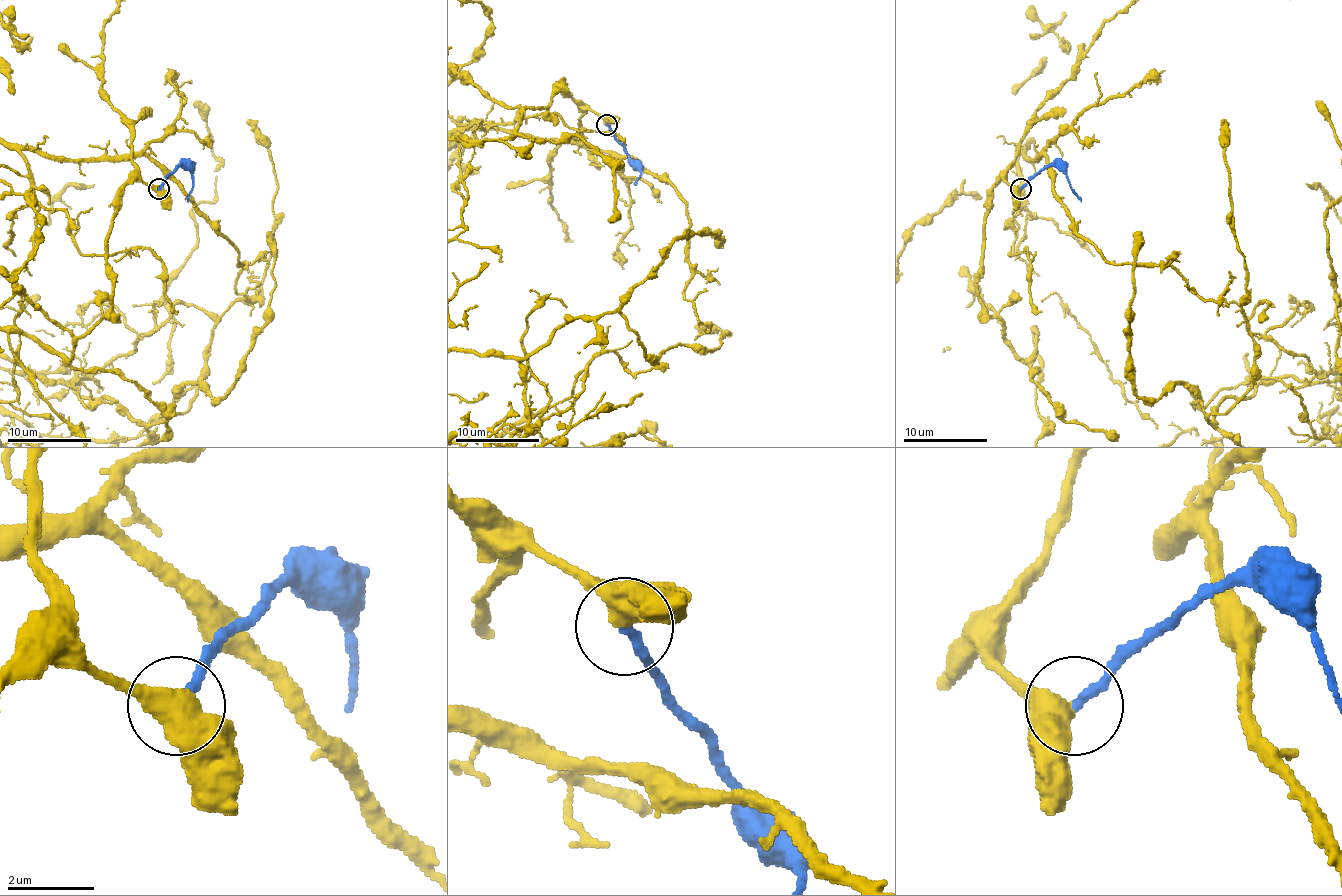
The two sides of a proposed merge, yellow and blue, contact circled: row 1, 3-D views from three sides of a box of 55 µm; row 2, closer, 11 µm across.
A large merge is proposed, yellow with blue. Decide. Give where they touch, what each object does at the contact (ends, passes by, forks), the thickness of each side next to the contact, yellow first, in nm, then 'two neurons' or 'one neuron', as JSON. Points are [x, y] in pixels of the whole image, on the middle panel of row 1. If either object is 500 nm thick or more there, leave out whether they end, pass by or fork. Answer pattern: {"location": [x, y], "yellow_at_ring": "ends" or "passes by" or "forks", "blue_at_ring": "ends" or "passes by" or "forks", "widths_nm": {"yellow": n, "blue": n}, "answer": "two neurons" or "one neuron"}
{"location": [607, 124], "yellow_at_ring": "passes by", "blue_at_ring": "ends", "widths_nm": {"yellow": 480, "blue": 240}, "answer": "one neuron"}

